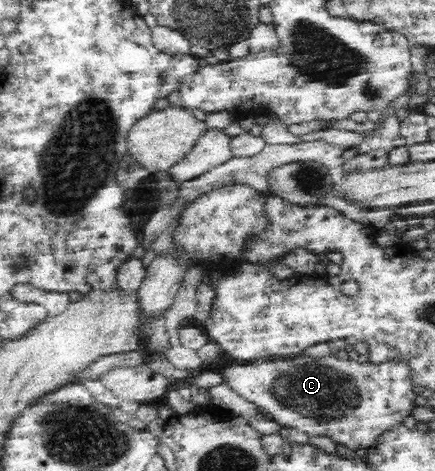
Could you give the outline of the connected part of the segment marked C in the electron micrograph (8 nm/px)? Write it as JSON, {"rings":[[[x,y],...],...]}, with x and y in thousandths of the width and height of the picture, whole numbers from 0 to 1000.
{"rings":[[[766,752],[733,760],[692,754],[605,773],[536,766],[503,792],[513,796],[513,815],[586,858],[593,875],[614,890],[641,898],[646,907],[694,913],[710,930],[752,926],[775,945],[786,943],[814,958],[828,949],[848,953],[871,921],[880,921],[899,904],[926,898],[933,885],[947,881],[956,862],[943,779],[936,769],[920,764],[857,775],[825,773],[802,762],[779,764]]]}

